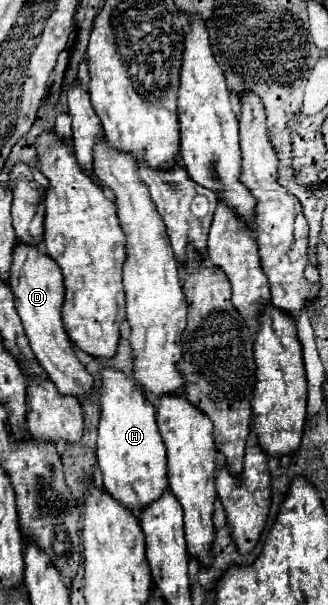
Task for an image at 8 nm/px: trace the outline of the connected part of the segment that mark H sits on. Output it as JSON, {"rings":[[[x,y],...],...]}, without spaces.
{"rings":[[[104,367],[100,377],[100,423],[98,423],[98,465],[106,491],[130,507],[136,515],[168,489],[166,447],[154,419],[154,405],[144,397],[142,387],[132,375]]]}

